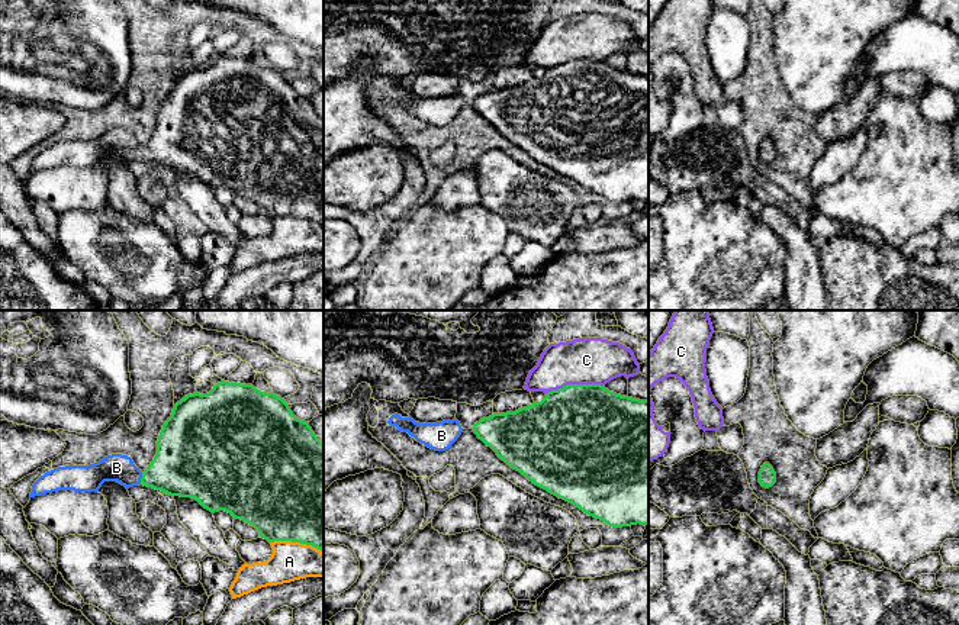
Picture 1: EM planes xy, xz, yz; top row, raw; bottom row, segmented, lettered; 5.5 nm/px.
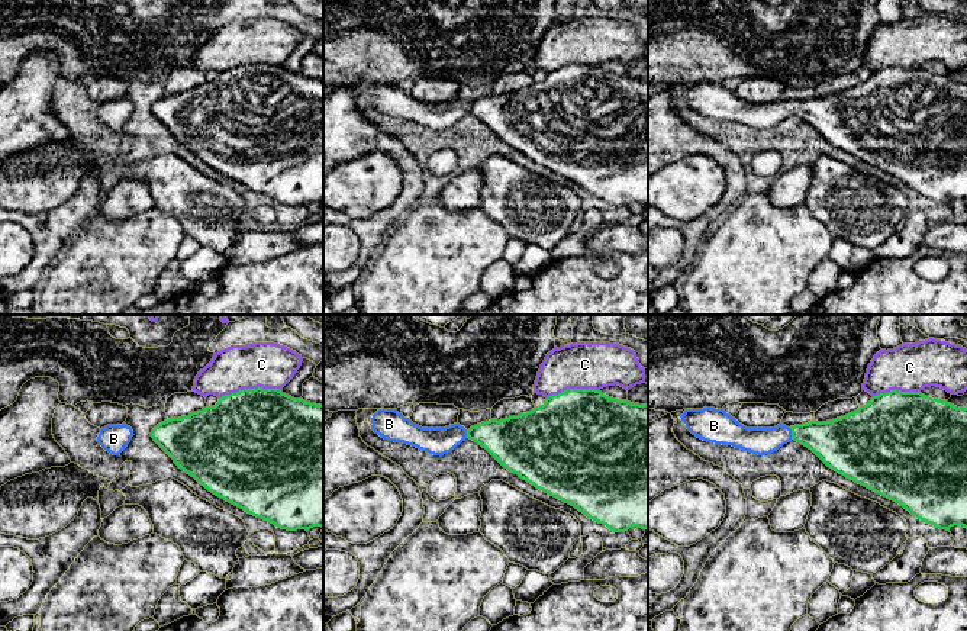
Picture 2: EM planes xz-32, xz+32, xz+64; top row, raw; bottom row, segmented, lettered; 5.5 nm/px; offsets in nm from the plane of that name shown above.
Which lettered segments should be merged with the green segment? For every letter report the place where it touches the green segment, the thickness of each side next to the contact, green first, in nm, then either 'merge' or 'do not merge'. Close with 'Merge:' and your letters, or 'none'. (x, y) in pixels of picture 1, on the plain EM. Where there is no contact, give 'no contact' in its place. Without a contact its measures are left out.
A: xy (296, 216) | 500/220 nm | do not merge
B: xy (142, 152) | 340/160 nm | merge
C: xz (575, 60) | 500/260 nm | do not merge
Merge: B

